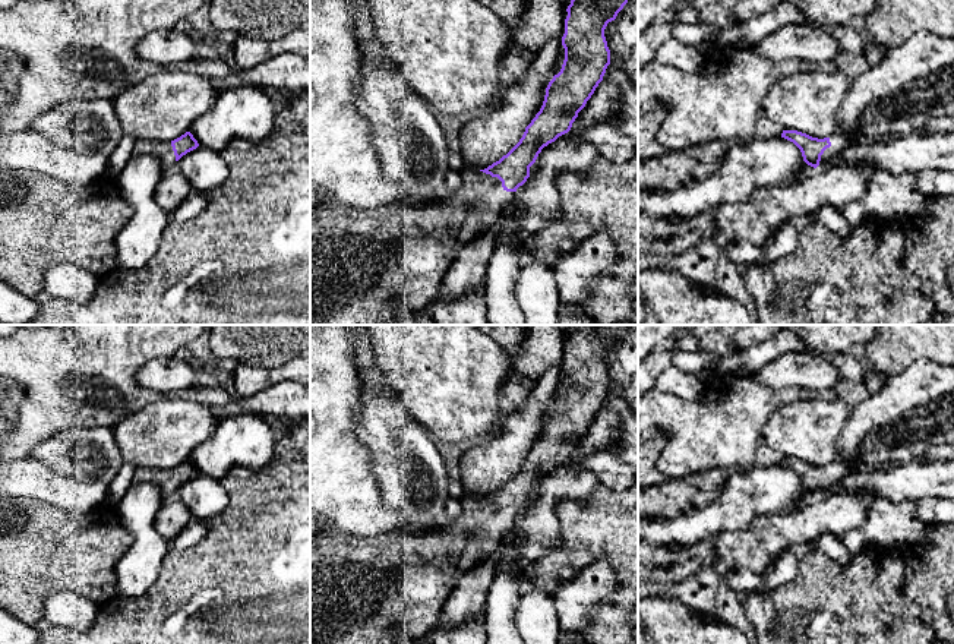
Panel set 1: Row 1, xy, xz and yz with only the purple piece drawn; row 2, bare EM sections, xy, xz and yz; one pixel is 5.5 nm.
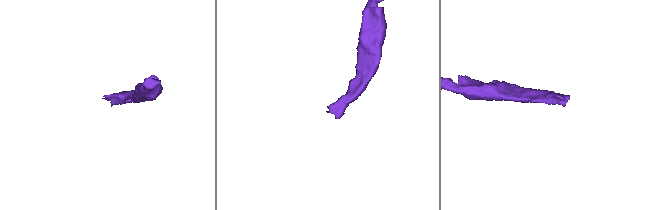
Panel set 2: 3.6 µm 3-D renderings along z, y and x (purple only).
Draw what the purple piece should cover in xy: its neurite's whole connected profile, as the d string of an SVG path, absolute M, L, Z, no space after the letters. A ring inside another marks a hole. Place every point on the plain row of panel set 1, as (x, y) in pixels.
M190 460L180 465L165 468L136 468L133 483L152 483L158 486L165 498L176 496L177 489L187 480L199 474L198 468Z

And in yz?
M783 458L781 465L793 470L800 477L803 489L814 496L828 490L850 473L847 464L841 460L818 467L797 458Z

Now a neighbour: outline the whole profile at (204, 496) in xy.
M198 474L183 483L177 489L176 496L190 511L193 518L200 521L211 520L221 514L228 503L228 495L221 480L205 474Z

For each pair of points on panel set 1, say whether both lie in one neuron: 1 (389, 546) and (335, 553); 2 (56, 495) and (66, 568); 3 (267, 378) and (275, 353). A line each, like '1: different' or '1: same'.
1: same
2: different
3: different

